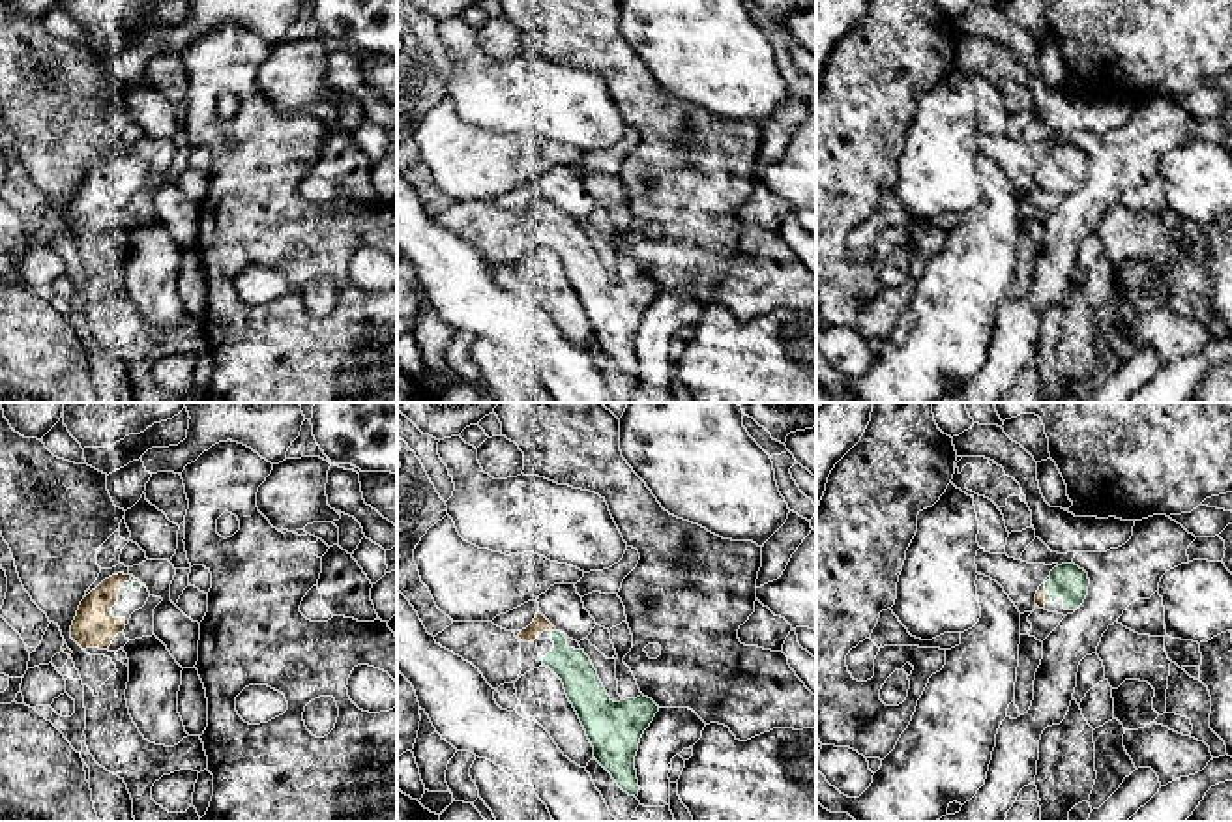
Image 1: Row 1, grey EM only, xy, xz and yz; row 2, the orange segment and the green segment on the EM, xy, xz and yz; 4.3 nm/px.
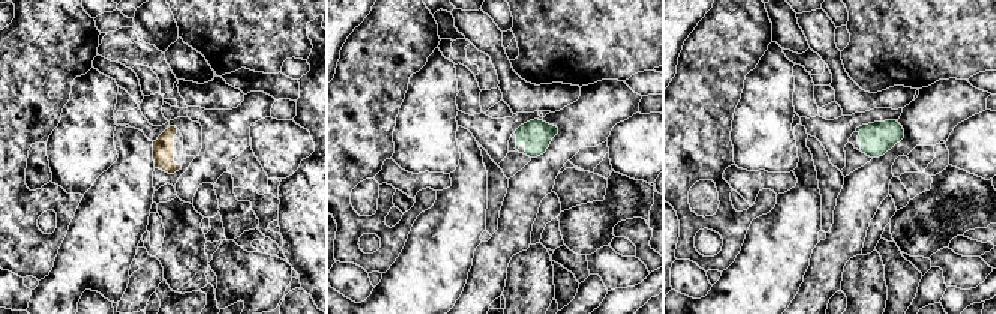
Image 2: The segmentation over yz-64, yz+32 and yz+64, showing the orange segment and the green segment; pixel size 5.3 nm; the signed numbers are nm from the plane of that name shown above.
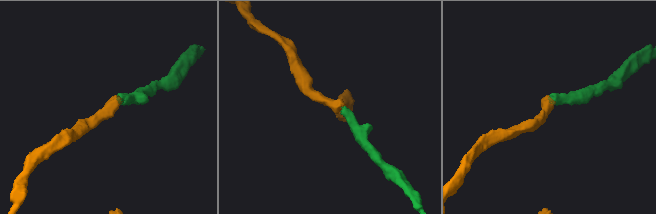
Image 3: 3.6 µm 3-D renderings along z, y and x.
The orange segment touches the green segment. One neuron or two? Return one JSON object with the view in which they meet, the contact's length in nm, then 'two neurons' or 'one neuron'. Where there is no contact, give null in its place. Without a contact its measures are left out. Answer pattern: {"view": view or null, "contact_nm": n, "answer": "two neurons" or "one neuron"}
{"view": "yz", "contact_nm": 30, "answer": "one neuron"}

